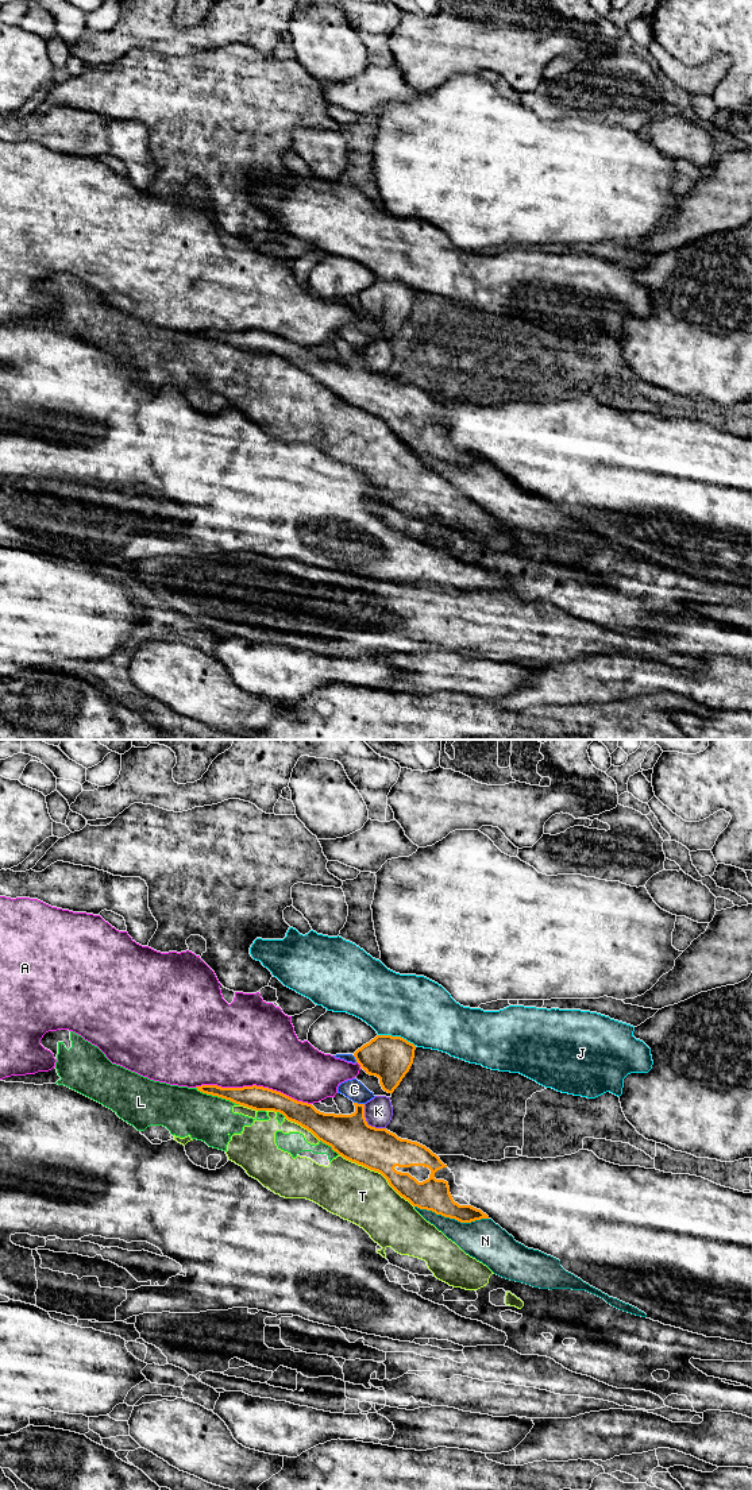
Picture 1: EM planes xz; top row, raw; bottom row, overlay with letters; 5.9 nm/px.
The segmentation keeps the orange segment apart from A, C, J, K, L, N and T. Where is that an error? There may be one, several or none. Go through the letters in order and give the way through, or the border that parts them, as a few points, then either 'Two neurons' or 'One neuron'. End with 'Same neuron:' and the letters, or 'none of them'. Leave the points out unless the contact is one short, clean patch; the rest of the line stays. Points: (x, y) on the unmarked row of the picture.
A: Two neurons
C: Two neurons
J: Two neurons
K: Two neurons
L: Two neurons
N: Two neurons
T: Two neurons
Same neuron: none of them

